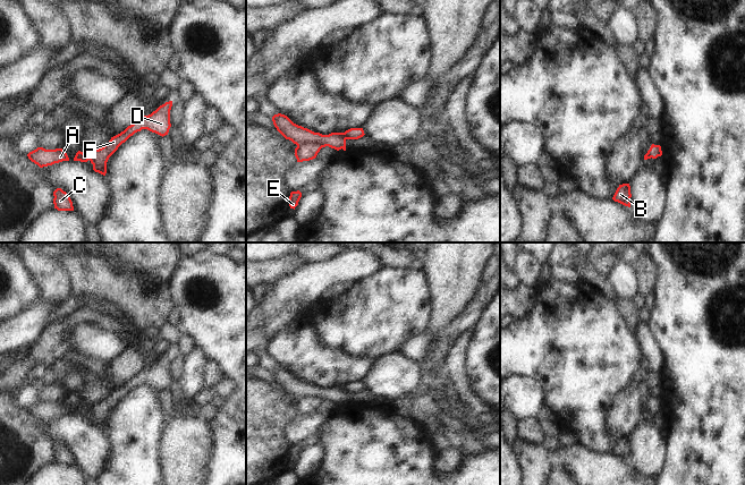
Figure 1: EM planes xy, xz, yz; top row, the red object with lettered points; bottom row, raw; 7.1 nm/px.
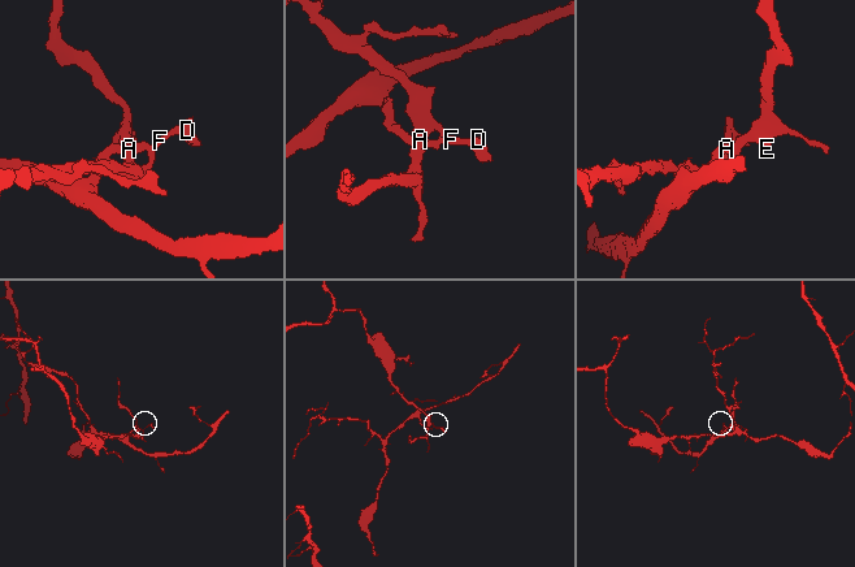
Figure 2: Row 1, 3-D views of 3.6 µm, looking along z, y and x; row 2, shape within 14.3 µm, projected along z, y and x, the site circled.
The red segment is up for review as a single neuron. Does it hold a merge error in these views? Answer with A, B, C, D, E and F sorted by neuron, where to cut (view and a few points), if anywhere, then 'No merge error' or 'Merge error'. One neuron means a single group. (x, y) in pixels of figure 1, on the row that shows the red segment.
Groups: A / B C D E F. Split along xz (297, 144), (318, 144), (321, 147). Merge error

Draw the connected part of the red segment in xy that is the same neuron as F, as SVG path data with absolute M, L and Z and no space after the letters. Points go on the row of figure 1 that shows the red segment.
M172 101L166 102L151 114L141 117L133 125L128 126L124 131L111 137L111 139L103 147L91 153L88 160L93 164L93 170L105 176L107 162L109 158L118 150L122 143L125 143L130 136L137 131L141 131L142 129L147 129L162 137L168 135L171 127L171 107Z

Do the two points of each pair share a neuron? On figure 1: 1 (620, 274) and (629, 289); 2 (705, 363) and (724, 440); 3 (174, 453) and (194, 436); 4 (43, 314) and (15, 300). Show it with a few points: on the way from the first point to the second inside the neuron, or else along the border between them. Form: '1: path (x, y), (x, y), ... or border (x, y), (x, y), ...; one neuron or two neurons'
1: path (623, 278), (626, 286); one neuron
2: path (721, 382), (724, 391), (724, 420); one neuron
3: path (178, 452), (189, 441); one neuron
4: border (40, 297), (11, 318); two neurons

